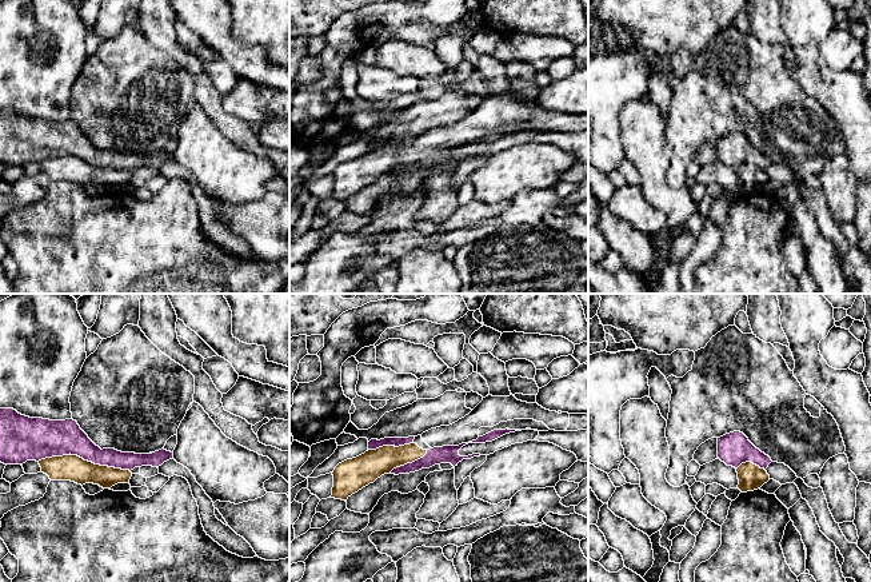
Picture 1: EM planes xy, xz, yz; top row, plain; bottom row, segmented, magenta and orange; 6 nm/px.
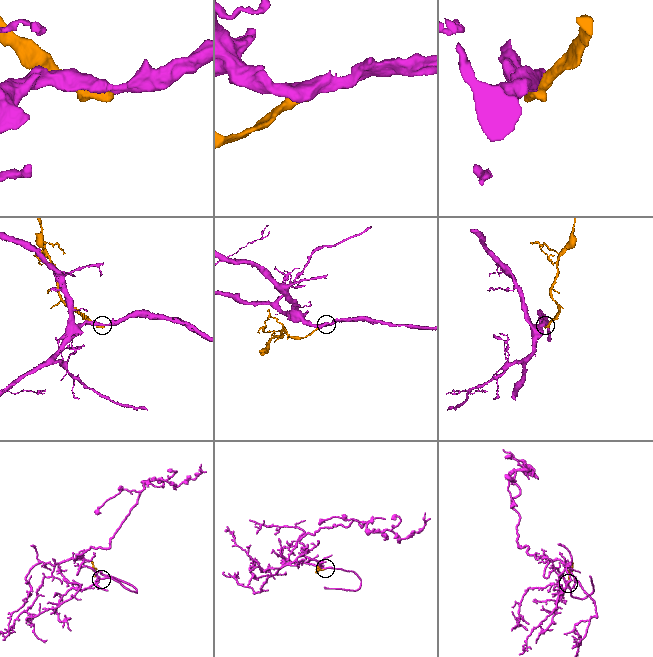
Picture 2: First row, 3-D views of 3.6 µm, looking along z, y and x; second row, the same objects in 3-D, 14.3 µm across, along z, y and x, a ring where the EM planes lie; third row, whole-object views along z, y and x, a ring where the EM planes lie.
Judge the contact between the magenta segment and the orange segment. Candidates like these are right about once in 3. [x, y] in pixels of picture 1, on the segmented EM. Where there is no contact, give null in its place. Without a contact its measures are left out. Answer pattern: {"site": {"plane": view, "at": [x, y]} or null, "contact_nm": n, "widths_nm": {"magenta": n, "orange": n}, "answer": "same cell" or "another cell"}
{"site": {"plane": "xy", "at": [84, 459]}, "contact_nm": 550, "widths_nm": {"magenta": 220, "orange": 160}, "answer": "another cell"}

